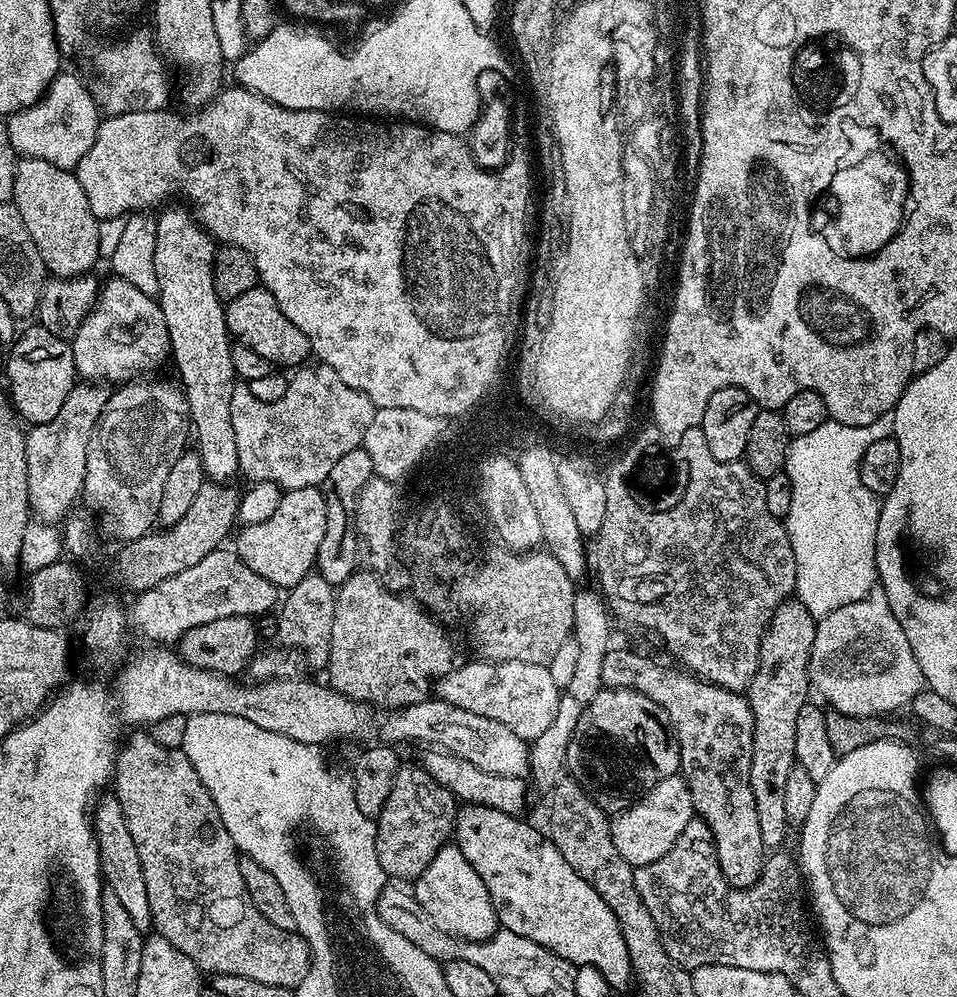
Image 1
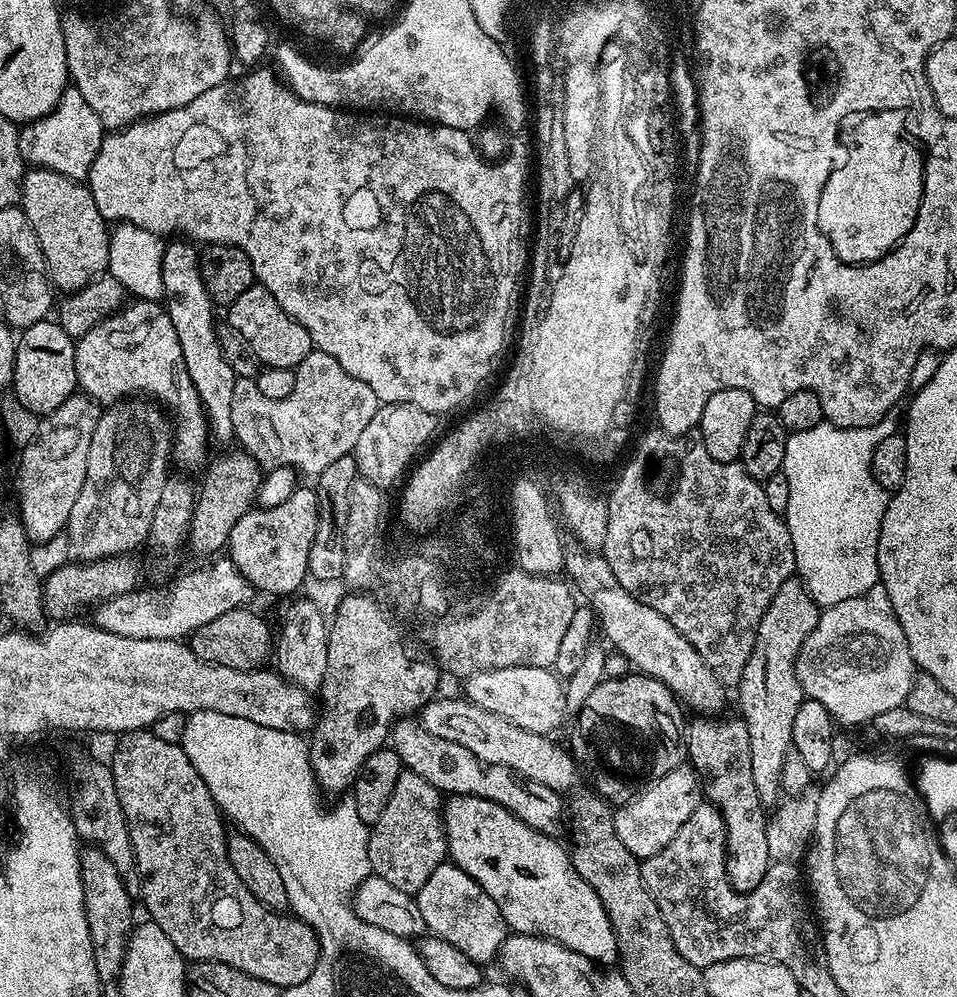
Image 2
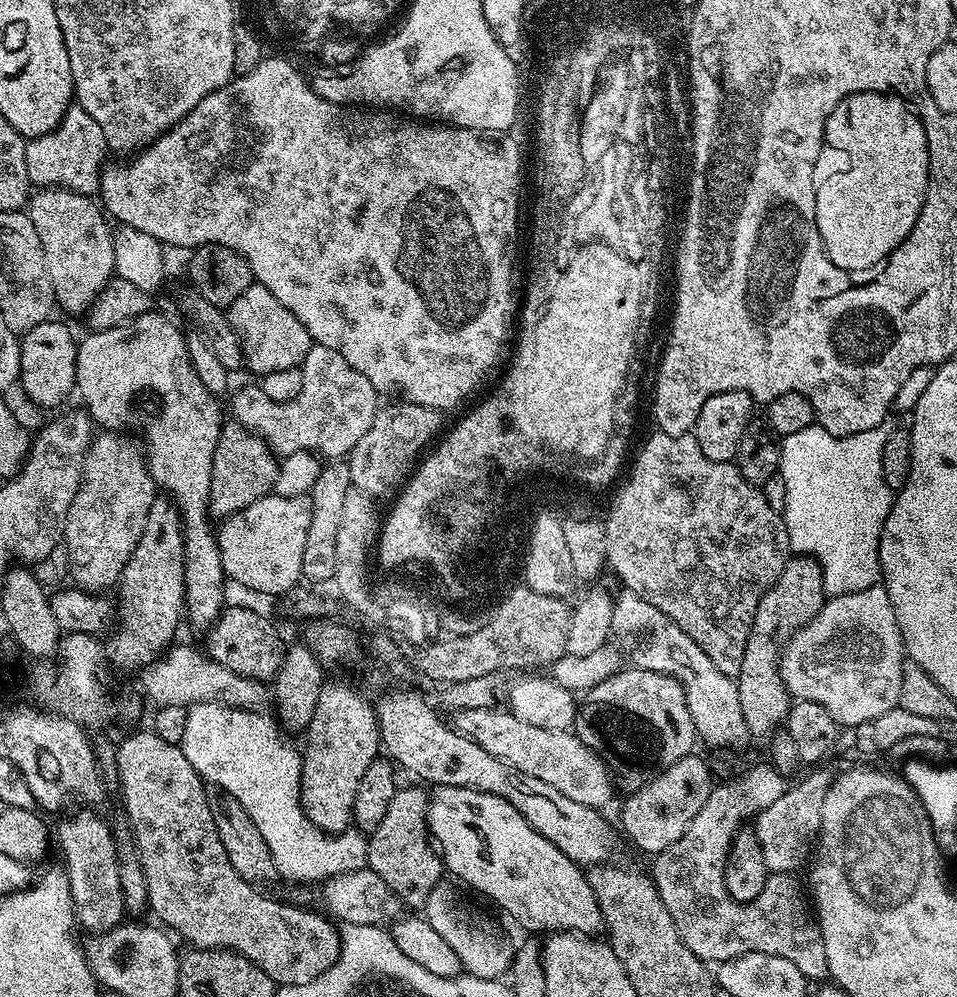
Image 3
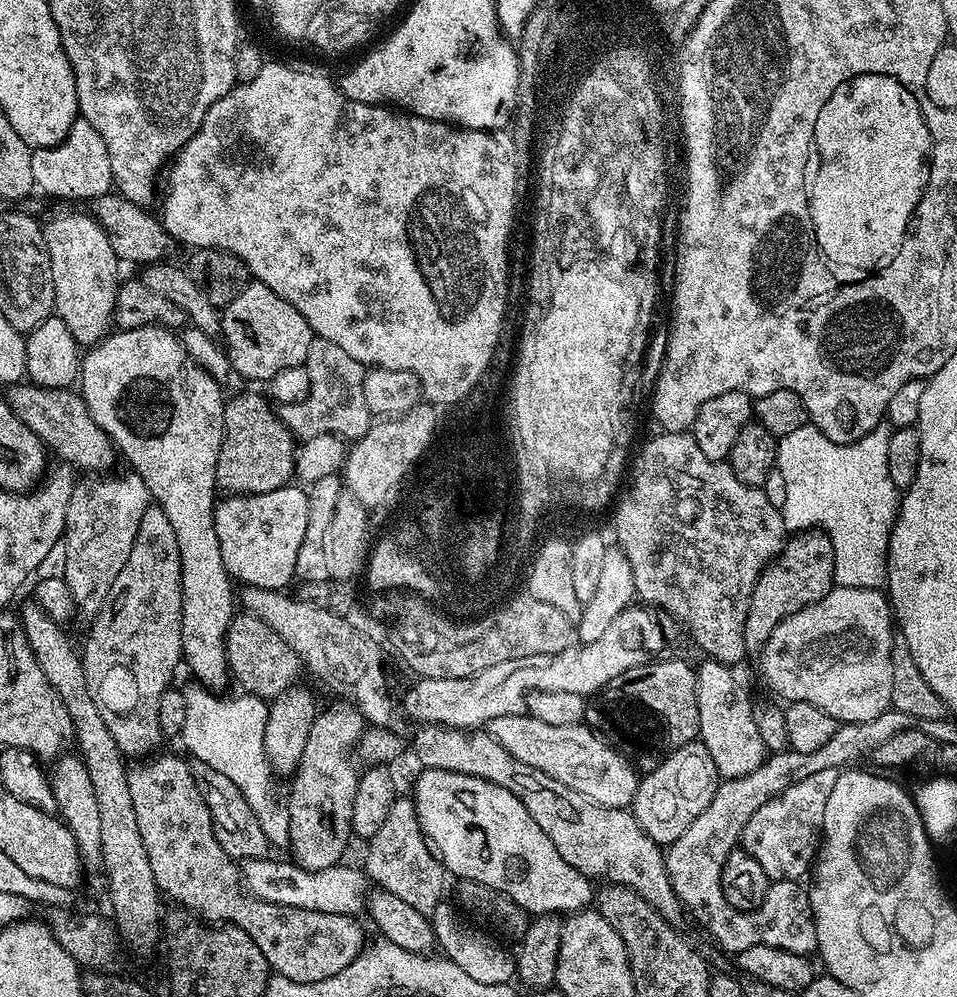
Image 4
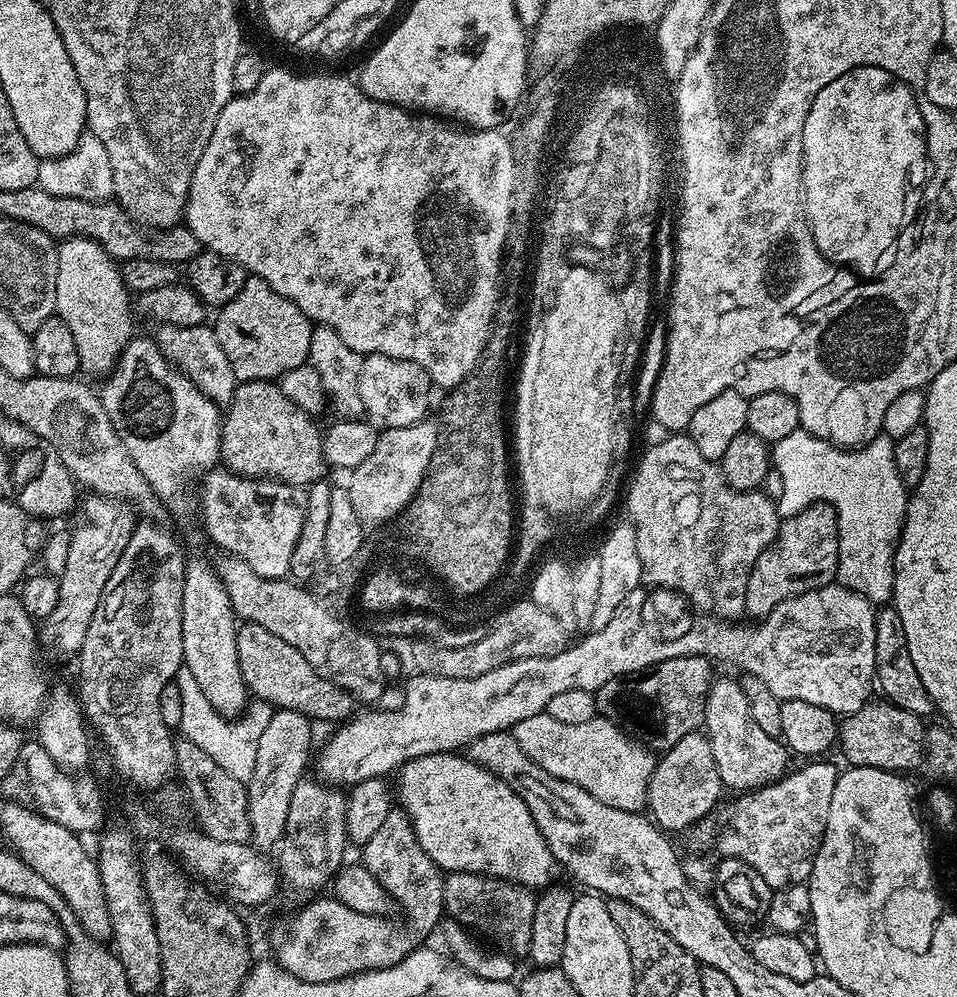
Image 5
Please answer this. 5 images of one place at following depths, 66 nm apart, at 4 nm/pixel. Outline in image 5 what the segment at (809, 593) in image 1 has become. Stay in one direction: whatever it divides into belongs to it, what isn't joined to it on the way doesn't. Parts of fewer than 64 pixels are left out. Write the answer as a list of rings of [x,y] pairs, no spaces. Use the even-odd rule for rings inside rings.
[[[803,430],[789,434],[787,438],[782,438],[779,442],[771,445],[772,467],[782,474],[782,498],[778,501],[778,511],[781,517],[797,516],[802,510],[806,510],[812,504],[828,504],[836,512],[836,525],[838,526],[838,566],[836,567],[836,580],[843,586],[862,594],[873,605],[884,606],[891,601],[892,587],[894,586],[894,554],[896,546],[900,543],[900,531],[906,518],[908,509],[909,489],[905,488],[902,478],[898,478],[898,468],[894,466],[894,442],[886,435],[875,436],[869,444],[862,444],[859,448],[838,448],[836,445],[826,442],[817,436],[811,436],[810,433]]]

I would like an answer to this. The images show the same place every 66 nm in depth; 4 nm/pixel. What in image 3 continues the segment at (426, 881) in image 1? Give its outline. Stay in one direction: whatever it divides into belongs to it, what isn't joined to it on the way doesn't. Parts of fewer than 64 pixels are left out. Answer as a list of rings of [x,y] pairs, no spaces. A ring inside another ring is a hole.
[[[441,882],[434,886],[434,890],[430,890],[430,898],[422,909],[423,915],[430,922],[430,926],[438,930],[439,936],[450,946],[450,950],[458,954],[467,975],[487,980],[501,979],[512,965],[513,942],[511,944],[504,937],[503,930],[490,917],[483,916],[476,908],[471,908],[460,897],[461,889],[455,883],[452,884]]]

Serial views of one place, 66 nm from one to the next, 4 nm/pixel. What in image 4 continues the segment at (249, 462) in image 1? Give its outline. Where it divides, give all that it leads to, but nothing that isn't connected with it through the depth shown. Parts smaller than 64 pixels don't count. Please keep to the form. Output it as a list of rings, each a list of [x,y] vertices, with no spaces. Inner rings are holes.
[[[319,338],[313,339],[310,354],[306,354],[303,365],[306,374],[310,374],[308,396],[300,404],[283,405],[278,412],[293,437],[306,441],[316,435],[336,435],[355,442],[364,436],[374,420],[363,394],[365,365],[350,358],[342,346],[334,346],[334,342]]]

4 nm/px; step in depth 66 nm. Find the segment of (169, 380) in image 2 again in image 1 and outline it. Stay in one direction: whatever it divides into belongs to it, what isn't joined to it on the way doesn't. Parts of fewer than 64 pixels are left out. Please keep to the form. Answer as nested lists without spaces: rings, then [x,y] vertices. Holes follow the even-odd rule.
[[[121,276],[104,280],[96,306],[70,341],[76,375],[84,382],[107,382],[119,386],[141,374],[152,374],[170,360],[172,343],[166,330],[166,318],[157,297],[142,294]]]

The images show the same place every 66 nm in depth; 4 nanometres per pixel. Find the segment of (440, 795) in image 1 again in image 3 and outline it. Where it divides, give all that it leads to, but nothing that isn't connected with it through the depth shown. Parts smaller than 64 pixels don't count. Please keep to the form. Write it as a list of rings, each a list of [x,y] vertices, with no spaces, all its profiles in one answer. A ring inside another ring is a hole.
[[[397,787],[390,806],[378,825],[368,836],[368,863],[390,886],[390,890],[409,909],[423,909],[425,902],[430,898],[430,890],[441,883],[446,869],[442,857],[434,847],[428,830],[428,792],[423,787],[404,788]],[[421,788],[421,789],[420,789]]]

